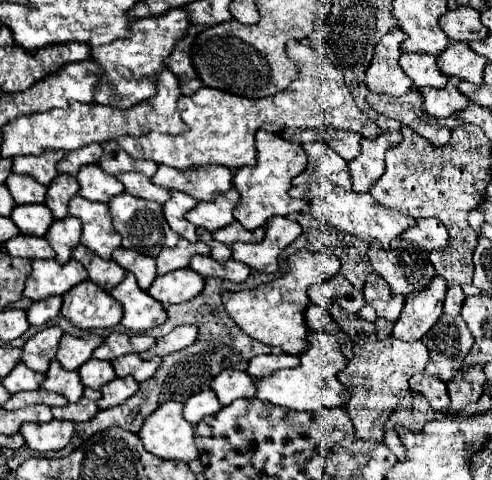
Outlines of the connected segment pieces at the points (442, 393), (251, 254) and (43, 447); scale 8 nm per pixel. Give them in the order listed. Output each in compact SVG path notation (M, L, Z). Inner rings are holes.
M419 372L411 378L411 390L423 394L435 412L443 412L449 408L447 388L439 376L429 376L425 372Z
M273 216L267 222L267 234L263 242L257 244L245 244L235 242L231 246L233 258L237 262L247 264L249 268L255 268L259 272L275 274L279 270L279 254L301 234L301 226L295 220Z
M51 420L47 424L23 424L19 430L31 450L37 452L51 452L51 450L61 450L69 444L73 438L73 424L71 422L61 422L61 420Z

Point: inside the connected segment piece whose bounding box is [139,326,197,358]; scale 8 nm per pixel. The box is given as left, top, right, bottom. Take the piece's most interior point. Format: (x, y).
(184, 336)

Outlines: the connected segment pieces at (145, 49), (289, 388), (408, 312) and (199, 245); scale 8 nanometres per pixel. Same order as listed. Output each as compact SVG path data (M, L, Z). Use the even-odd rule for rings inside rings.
M175 8L159 18L141 18L127 28L123 40L113 40L111 44L91 48L91 60L103 68L103 80L95 88L95 102L109 104L113 108L131 108L151 96L155 96L155 74L165 68L165 58L173 52L179 38L185 36L189 28L189 16L183 8Z
M311 332L307 340L309 340L309 348L301 354L301 364L297 368L273 372L271 378L255 378L255 386L257 386L255 398L271 402L275 406L283 406L291 410L309 410L309 412L347 404L349 392L337 380L337 372L345 368L347 358L341 354L337 338L323 332Z
M435 276L433 282L423 290L415 292L413 298L405 296L405 306L399 320L393 324L393 336L401 340L421 340L429 328L443 314L443 300L447 292L447 282L441 276Z
M179 238L179 242L173 248L163 248L157 254L157 272L159 274L167 274L179 268L189 268L189 260L193 258L193 254L209 254L209 246L205 242L187 242L185 238Z

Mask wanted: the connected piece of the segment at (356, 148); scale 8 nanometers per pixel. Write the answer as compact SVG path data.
M315 128L315 130L299 130L291 136L293 142L315 142L321 140L325 144L329 144L341 158L355 160L361 152L359 140L361 136L357 132L349 132L349 130L335 130L335 128Z

